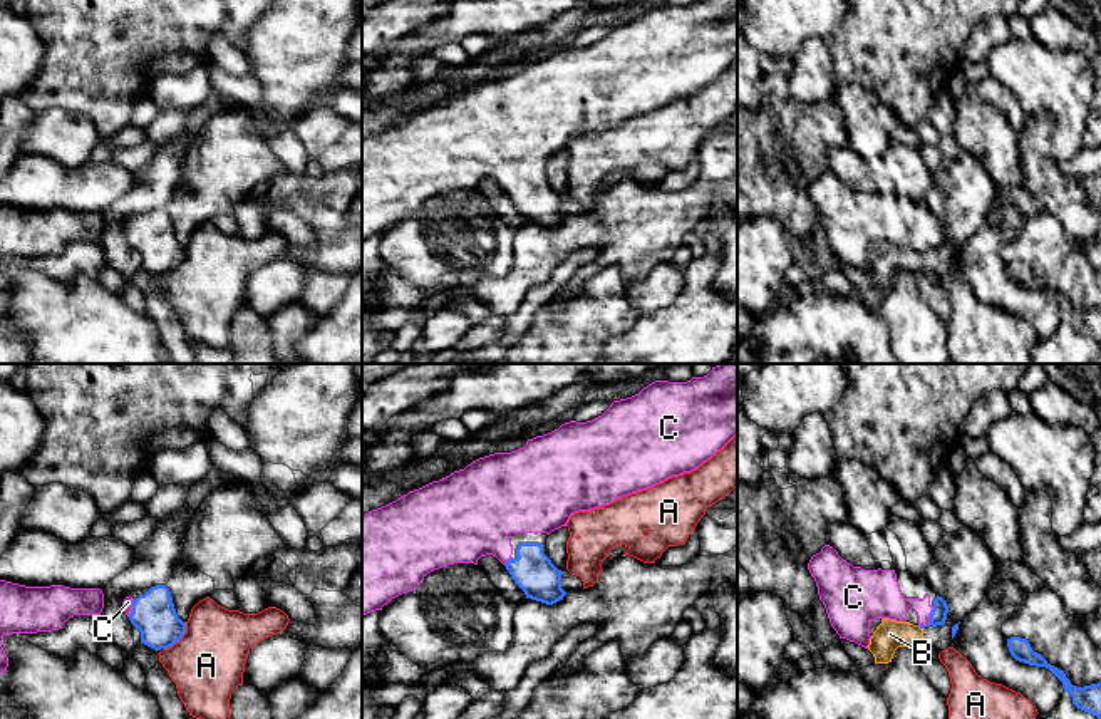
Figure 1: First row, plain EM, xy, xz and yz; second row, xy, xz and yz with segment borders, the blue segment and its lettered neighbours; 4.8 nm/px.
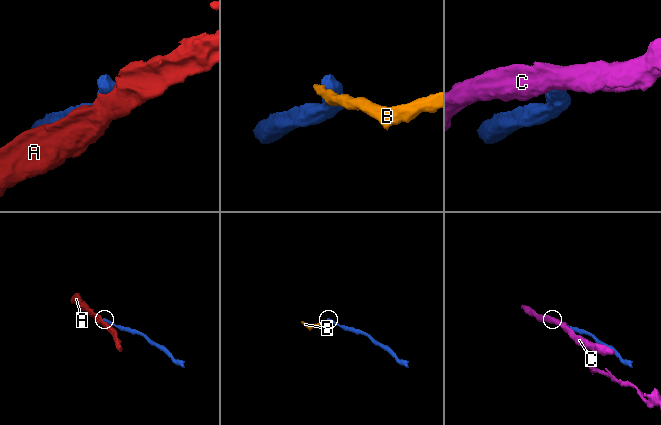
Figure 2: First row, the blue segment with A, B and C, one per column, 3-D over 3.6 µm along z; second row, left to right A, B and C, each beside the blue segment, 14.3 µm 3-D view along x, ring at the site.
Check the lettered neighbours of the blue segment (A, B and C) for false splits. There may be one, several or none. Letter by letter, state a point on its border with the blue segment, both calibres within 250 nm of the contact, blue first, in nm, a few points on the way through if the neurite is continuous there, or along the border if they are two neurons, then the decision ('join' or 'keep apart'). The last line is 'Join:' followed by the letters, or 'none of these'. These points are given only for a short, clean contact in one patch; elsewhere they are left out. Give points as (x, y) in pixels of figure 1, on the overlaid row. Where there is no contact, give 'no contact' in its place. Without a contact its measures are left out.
A: contact xy (180, 639); calibres 200 and 360 nm; keep apart
B: contact yz (920, 627); calibres 80 and 140 nm; border yz (917, 625), (922, 629); keep apart
C: contact yz (930, 620); calibres 80 and 180 nm; way yz (940, 609), (930, 620), (912, 602), (883, 599); join
Join: C

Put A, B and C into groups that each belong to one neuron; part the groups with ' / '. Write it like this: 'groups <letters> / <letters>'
groups A / B / C

